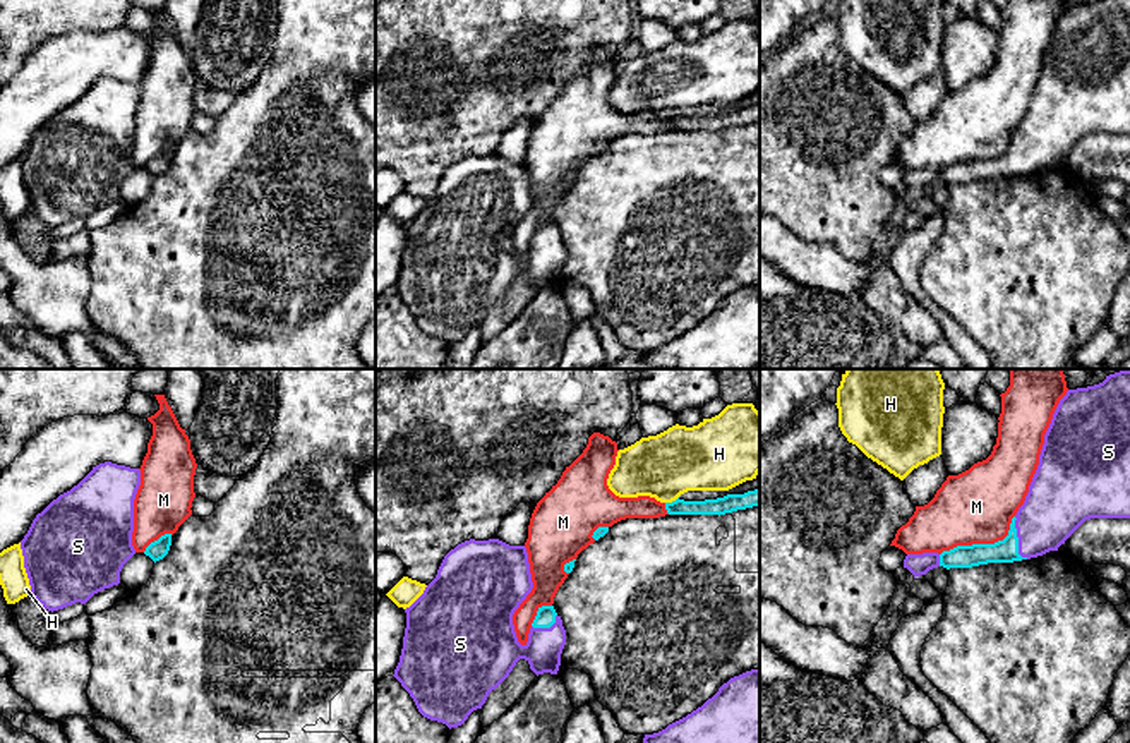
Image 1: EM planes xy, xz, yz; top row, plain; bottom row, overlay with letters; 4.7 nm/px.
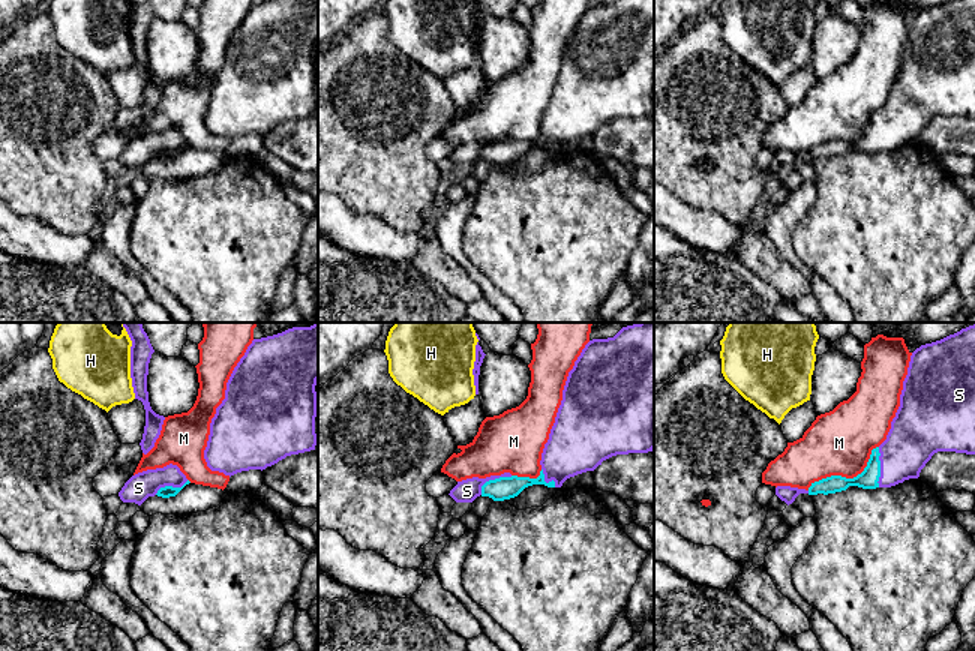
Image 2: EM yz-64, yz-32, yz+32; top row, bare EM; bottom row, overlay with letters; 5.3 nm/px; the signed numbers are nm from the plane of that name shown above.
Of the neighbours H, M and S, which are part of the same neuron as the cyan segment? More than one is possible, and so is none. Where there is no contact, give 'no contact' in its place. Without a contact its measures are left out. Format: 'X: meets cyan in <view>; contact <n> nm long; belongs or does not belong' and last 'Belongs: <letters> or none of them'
H: meets cyan in xz; contact 70 nm long; does not belong
M: meets cyan in yz; contact 400 nm long; does not belong
S: meets cyan in yz; contact 220 nm long; belongs
Belongs: S

